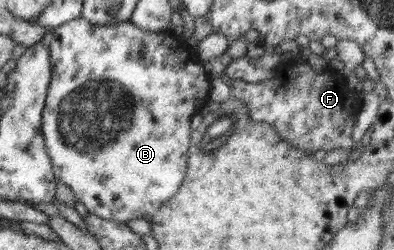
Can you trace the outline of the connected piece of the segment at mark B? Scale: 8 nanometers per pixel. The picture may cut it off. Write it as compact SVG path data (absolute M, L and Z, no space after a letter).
M82 17L50 28L45 42L50 53L51 80L42 111L41 129L55 177L68 186L74 193L75 200L82 202L88 213L96 217L130 224L134 219L144 219L146 215L154 214L178 192L183 183L192 134L191 120L209 100L209 88L212 87L210 74L196 49L190 48L185 38L174 37L172 42L172 36L168 32L160 34L142 30L129 20L118 25L97 25Z

